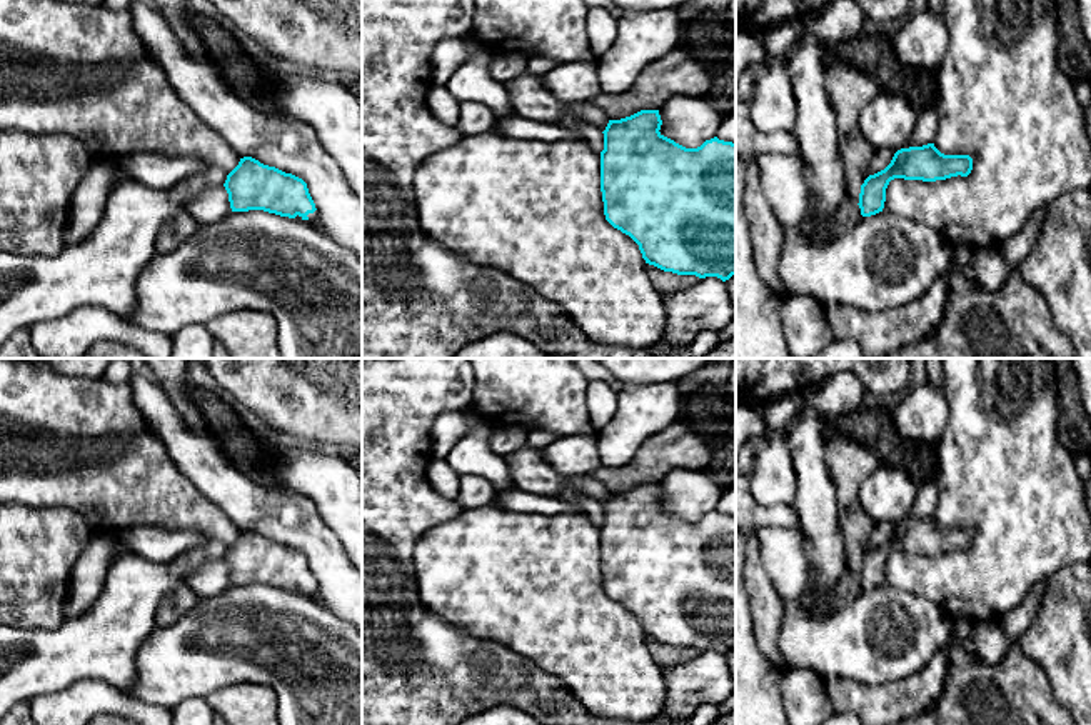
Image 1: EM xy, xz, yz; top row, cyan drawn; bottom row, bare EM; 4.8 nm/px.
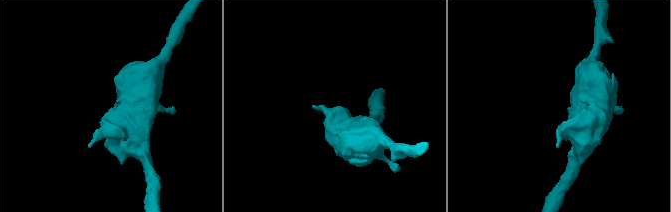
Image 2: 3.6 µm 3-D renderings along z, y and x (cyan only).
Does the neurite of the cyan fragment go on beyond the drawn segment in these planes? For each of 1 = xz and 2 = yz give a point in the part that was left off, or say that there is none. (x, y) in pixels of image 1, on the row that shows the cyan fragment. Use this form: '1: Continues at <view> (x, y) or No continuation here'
1: No continuation here
2: No continuation here

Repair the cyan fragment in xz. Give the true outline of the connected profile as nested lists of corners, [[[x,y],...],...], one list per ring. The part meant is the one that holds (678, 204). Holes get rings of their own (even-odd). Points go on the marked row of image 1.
[[[659,110],[609,120],[601,152],[606,220],[639,245],[646,263],[677,275],[717,277],[726,282],[736,275],[736,143],[714,137],[697,148],[686,148],[664,137],[661,125]]]

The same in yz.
[[[934,143],[901,148],[884,170],[869,175],[861,185],[857,203],[861,215],[871,217],[882,212],[886,188],[894,178],[936,182],[958,175],[968,177],[971,170],[973,158],[969,155],[944,155]]]

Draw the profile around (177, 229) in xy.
[[[185,210],[177,212],[173,217],[163,222],[157,233],[157,255],[173,252],[189,237],[192,237],[197,228],[199,223]]]

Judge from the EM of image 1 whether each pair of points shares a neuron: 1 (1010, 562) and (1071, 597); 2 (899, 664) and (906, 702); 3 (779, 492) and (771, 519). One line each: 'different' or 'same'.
1: different
2: different
3: different

